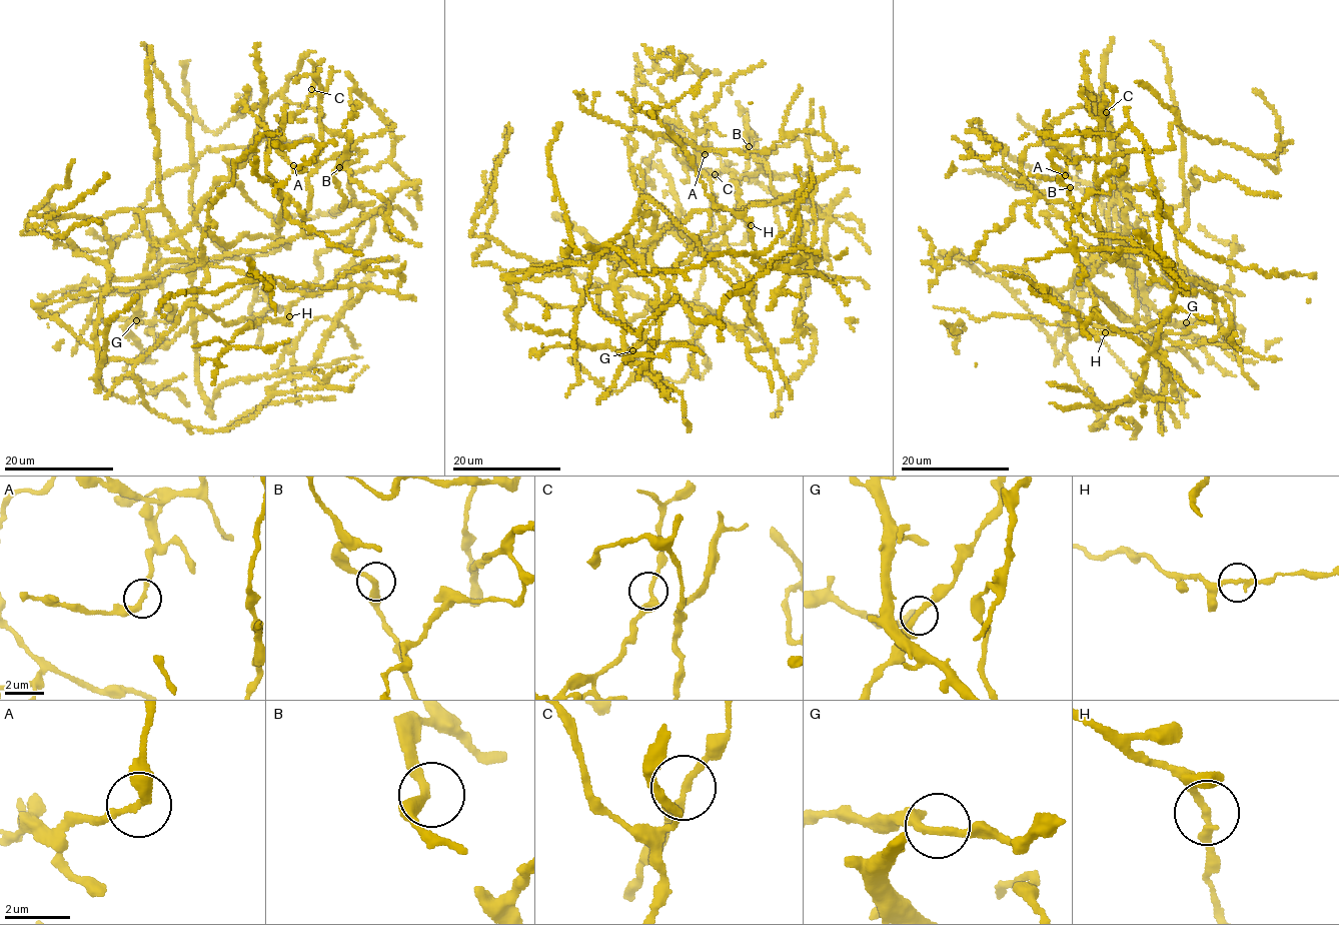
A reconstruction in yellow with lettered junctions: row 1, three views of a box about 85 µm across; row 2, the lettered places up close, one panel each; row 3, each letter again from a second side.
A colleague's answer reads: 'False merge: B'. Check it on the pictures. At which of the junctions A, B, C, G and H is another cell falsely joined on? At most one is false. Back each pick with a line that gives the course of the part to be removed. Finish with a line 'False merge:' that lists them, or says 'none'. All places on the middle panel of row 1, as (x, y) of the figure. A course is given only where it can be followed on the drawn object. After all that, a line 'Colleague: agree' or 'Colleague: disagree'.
False merge: none
Colleague: disagree

